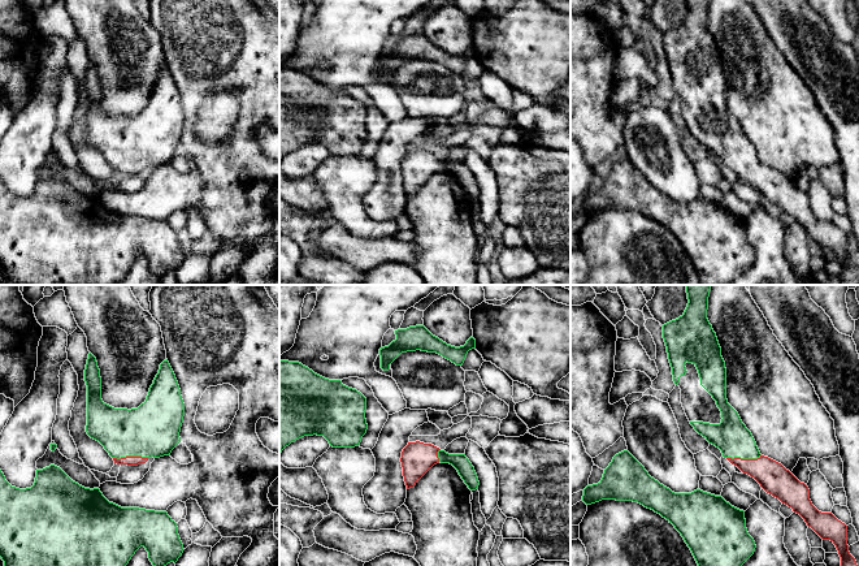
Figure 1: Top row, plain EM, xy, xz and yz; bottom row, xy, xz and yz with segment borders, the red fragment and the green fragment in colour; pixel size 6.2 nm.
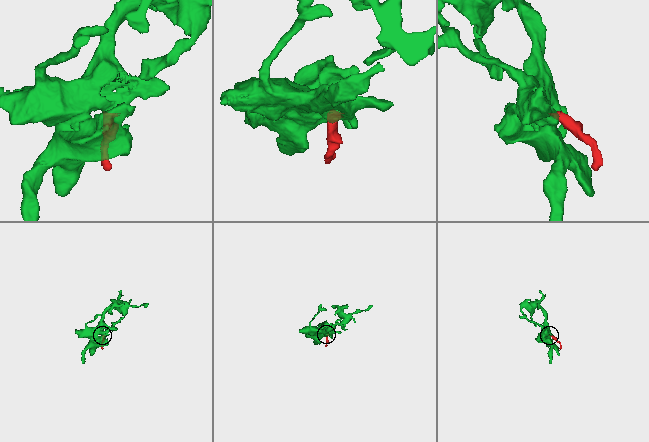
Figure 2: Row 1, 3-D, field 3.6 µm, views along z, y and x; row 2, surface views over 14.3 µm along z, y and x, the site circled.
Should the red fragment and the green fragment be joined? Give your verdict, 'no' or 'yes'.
yes

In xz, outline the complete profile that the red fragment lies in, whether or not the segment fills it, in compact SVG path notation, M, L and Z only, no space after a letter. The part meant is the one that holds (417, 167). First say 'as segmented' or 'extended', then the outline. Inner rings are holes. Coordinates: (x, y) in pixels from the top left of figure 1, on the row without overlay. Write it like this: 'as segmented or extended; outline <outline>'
extended; outline M408 151L400 170L407 198L413 196L439 170L452 173L470 199L478 198L480 194L474 176L465 163L448 163L431 152Z

